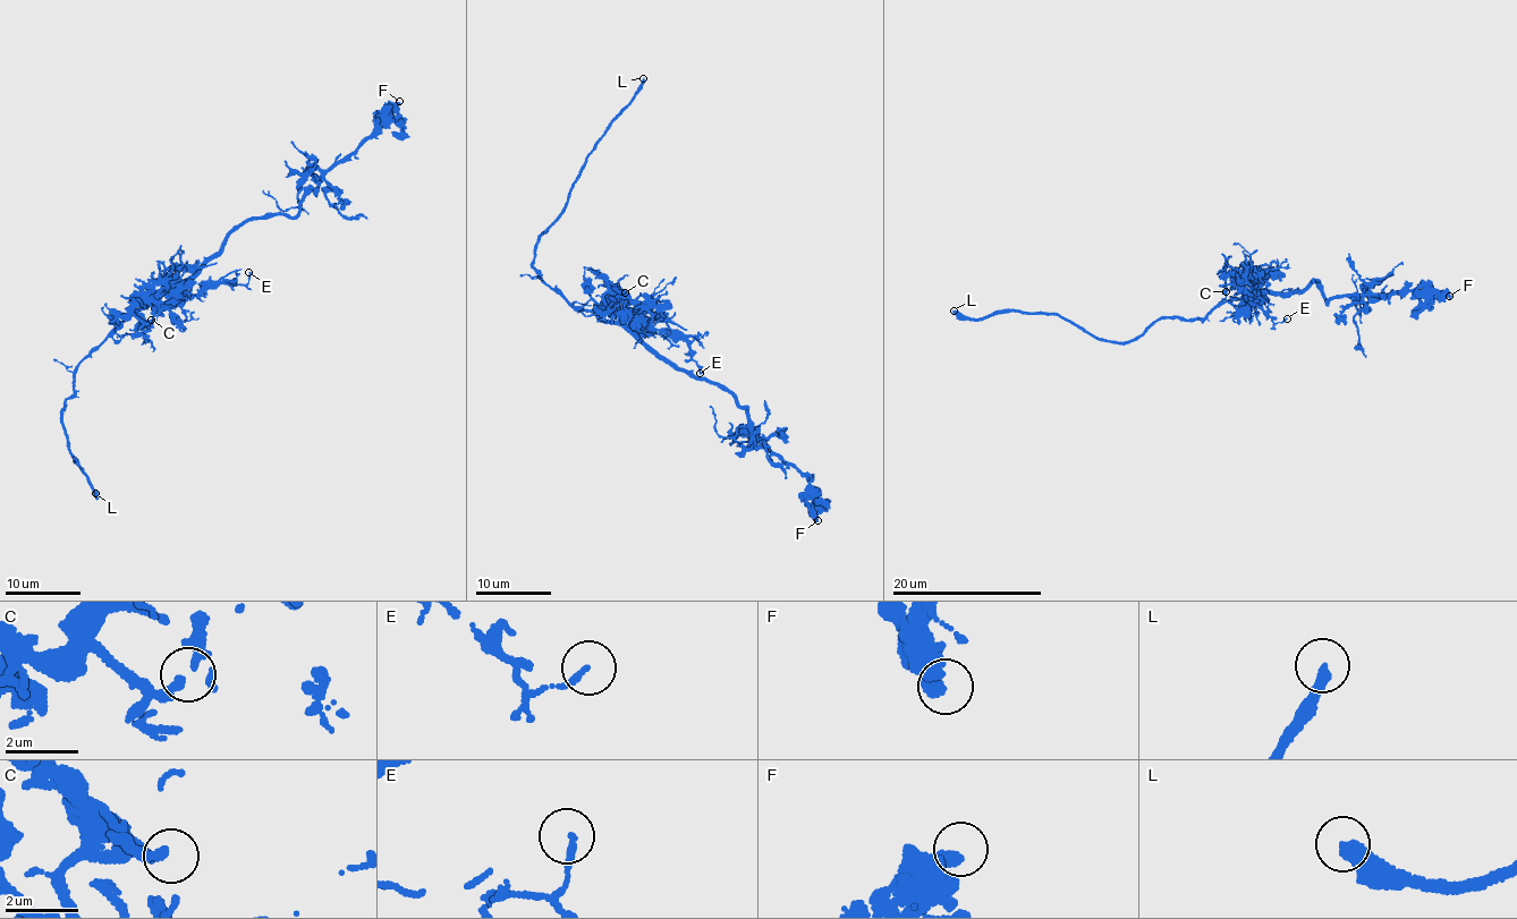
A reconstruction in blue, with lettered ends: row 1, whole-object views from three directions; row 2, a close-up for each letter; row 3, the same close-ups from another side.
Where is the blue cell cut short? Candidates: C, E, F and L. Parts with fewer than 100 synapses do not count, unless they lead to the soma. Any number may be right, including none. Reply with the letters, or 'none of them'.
L

